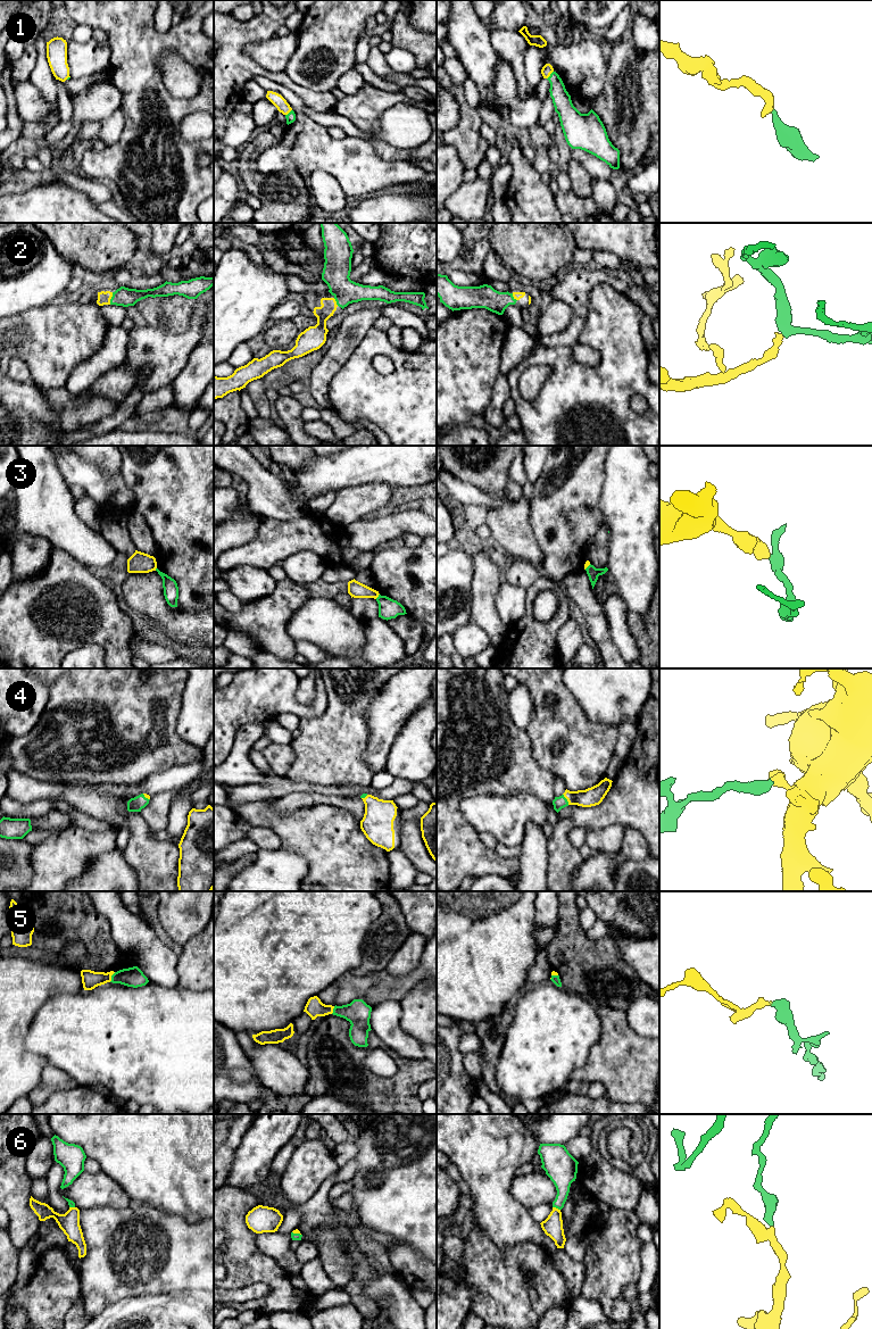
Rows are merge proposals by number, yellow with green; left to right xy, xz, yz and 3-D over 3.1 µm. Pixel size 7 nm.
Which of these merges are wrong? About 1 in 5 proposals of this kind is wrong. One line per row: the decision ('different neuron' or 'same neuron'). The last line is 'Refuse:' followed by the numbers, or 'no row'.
1: same neuron
2: same neuron
3: different neuron
4: same neuron
5: same neuron
6: same neuron
Refuse: 3

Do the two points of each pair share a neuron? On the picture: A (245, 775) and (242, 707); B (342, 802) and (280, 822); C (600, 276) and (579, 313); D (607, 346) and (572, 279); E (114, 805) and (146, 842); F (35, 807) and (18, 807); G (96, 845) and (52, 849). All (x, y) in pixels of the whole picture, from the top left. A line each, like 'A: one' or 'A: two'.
A: two
B: two
C: one
D: two
E: one
F: one
G: one

